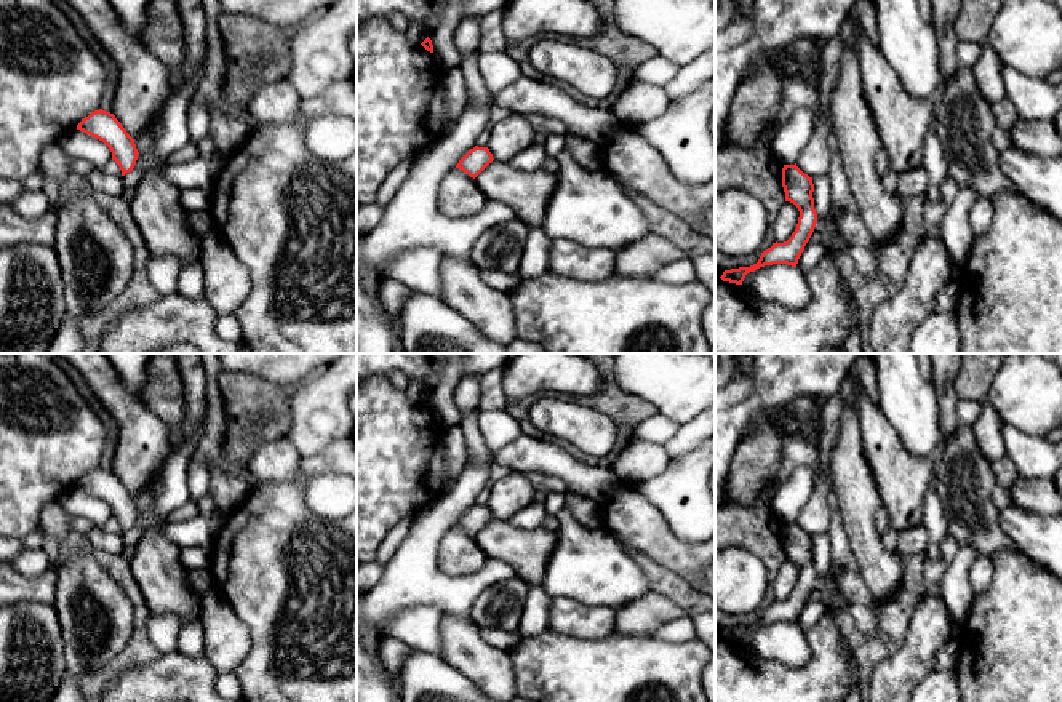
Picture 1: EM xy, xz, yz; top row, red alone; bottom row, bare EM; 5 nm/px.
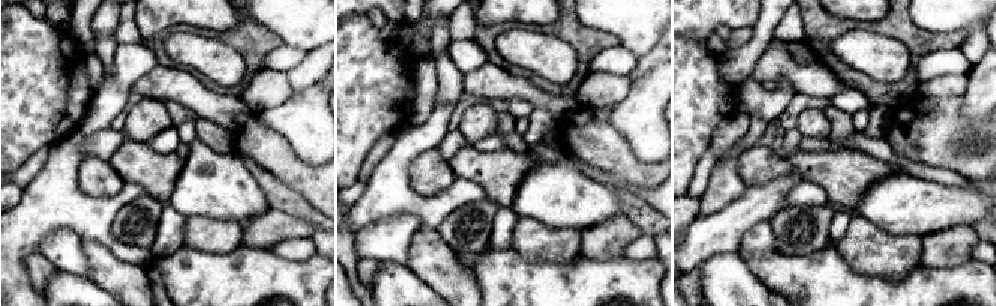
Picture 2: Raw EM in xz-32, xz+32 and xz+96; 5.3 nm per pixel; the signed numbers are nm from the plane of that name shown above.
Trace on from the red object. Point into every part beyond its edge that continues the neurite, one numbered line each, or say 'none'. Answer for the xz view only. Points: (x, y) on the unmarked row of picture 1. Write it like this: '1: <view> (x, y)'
none

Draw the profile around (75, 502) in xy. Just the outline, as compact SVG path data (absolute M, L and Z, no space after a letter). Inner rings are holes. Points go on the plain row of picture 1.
M72 488L58 502L67 515L83 517L98 528L104 528L106 521L112 518L112 510L102 499L80 488Z

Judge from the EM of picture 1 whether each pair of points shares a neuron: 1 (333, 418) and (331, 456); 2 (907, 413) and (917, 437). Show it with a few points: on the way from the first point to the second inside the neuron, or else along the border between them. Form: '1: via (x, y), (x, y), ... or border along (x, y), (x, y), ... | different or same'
1: border along (339, 438), (317, 453), (303, 458) | different
2: via (914, 419), (917, 430) | same

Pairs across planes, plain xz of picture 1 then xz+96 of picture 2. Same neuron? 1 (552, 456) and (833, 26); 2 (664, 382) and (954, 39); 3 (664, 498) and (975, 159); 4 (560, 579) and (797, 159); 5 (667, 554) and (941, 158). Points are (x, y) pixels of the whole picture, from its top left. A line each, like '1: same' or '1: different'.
1: different
2: different
3: different
4: different
5: same

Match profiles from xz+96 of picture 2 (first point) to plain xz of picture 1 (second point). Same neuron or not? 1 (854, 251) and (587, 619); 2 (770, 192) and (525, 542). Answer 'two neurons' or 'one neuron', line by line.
1: one neuron
2: two neurons

